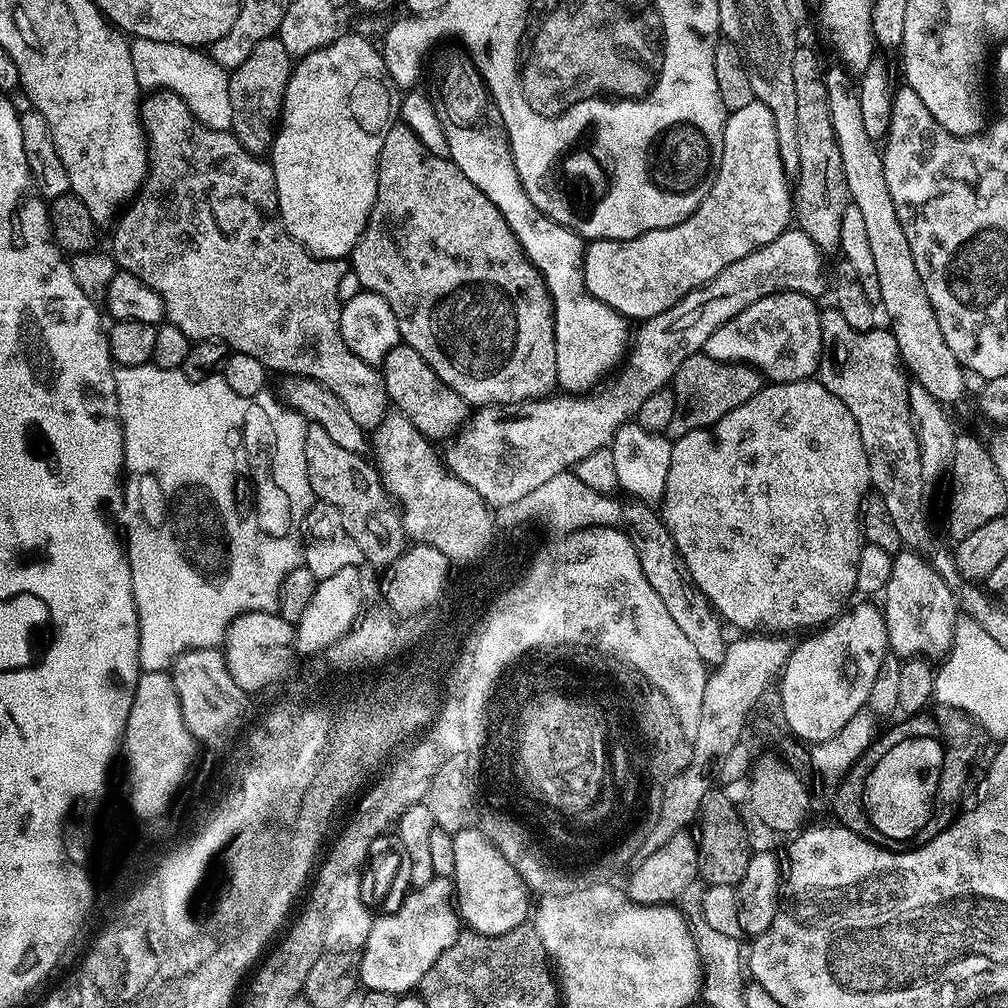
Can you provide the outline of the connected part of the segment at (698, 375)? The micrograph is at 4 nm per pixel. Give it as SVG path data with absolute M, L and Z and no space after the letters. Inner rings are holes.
M703 351L695 352L674 374L671 390L674 394L674 418L670 418L667 430L669 437L684 436L690 430L709 429L717 424L730 410L742 406L762 386L762 377L748 364L727 364L705 356Z

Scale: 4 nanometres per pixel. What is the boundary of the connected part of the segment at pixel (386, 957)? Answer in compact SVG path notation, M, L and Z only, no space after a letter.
M437 876L426 882L426 886L412 888L409 893L393 912L373 919L369 937L360 952L358 973L359 983L367 991L386 990L397 997L411 993L462 931L462 921L454 903L454 884L449 877Z

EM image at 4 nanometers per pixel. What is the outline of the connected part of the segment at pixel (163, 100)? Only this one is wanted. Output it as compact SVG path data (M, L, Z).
M149 91L143 97L140 116L144 121L148 137L150 159L148 177L144 180L144 185L140 187L139 192L132 197L130 203L119 213L118 219L115 221L117 224L116 229L112 232L110 255L115 260L117 269L142 278L142 282L146 282L146 286L150 286L150 290L154 290L158 294L158 298L162 298L164 320L178 326L178 330L182 330L182 334L186 334L189 341L220 340L227 344L232 352L250 354L250 358L258 358L258 362L262 362L265 369L274 368L280 371L280 374L308 376L314 382L326 386L326 390L330 390L330 394L334 394L334 398L338 398L338 402L342 402L342 406L346 406L346 414L350 414L350 418L354 418L354 422L358 422L360 428L365 430L377 428L390 414L390 401L383 371L379 367L368 364L362 358L358 358L358 354L349 350L342 338L340 329L342 301L338 298L338 282L342 280L342 274L346 271L345 261L322 260L318 256L311 256L290 233L284 231L284 223L279 220L280 207L271 163L267 159L254 156L251 152L246 151L231 131L219 132L213 128L204 127L203 122L188 109L186 102L182 102L182 98L178 98L173 92Z

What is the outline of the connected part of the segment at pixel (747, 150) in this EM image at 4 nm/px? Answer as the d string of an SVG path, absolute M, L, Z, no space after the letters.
M754 99L750 102L750 106L742 106L742 110L727 113L724 121L724 145L720 155L720 164L716 167L714 182L710 186L706 198L702 198L699 206L682 222L678 222L669 228L655 228L649 232L643 232L641 236L636 236L633 240L591 241L584 250L584 281L590 290L590 294L594 294L594 298L606 302L606 306L610 306L615 312L619 312L621 316L629 321L643 322L662 314L666 310L670 310L670 306L674 306L686 294L690 294L695 288L701 288L706 282L710 282L710 278L714 278L714 274L726 270L726 266L730 266L730 262L738 262L738 258L746 258L746 254L766 246L766 242L774 242L774 238L778 238L778 234L788 231L793 220L794 192L790 187L789 173L784 171L782 158L778 154L778 133L774 131L774 114L770 114L770 110L762 101Z

